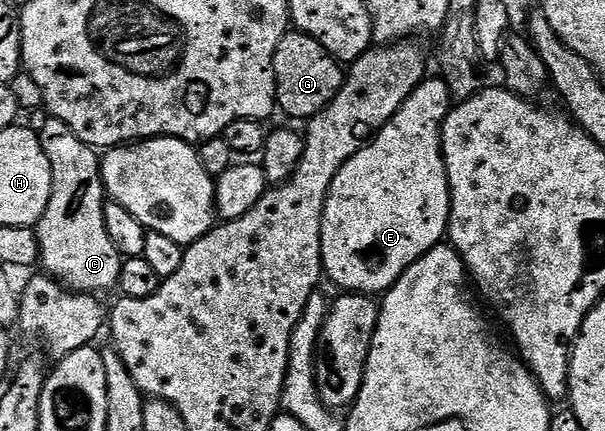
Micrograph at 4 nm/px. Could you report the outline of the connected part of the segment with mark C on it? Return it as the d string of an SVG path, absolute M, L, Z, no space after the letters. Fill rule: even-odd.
M46 116L46 121L39 128L39 136L43 143L43 151L47 155L47 163L51 163L53 176L53 190L51 199L47 203L47 211L43 211L40 221L35 228L39 247L41 248L40 268L48 276L57 278L62 285L79 293L104 294L104 289L109 289L118 284L123 258L115 243L111 243L111 235L107 235L107 223L103 223L103 211L107 194L105 184L101 178L101 157L93 146L83 143L67 123L58 117Z

